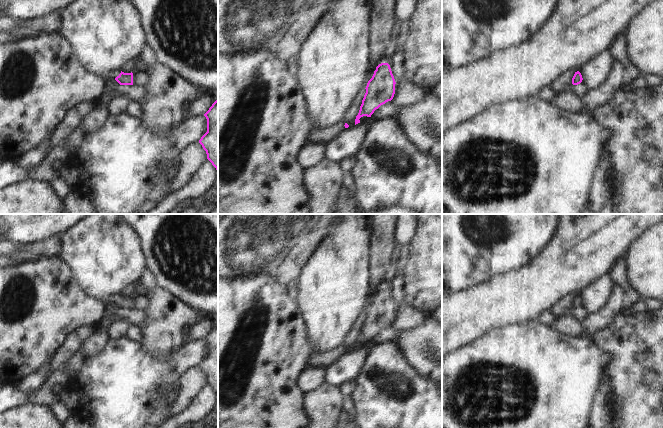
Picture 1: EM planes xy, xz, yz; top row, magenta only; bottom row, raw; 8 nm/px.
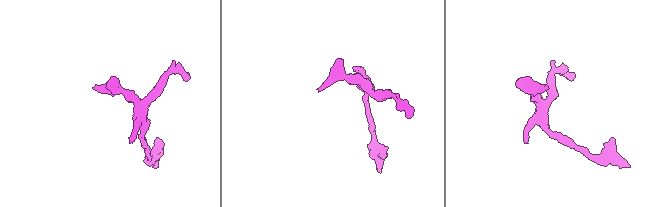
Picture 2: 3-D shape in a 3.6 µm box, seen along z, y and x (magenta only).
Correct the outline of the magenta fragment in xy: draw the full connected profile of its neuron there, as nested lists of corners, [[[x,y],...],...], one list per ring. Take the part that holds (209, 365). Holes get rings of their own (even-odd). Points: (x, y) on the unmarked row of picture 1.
[[[218,324],[204,338],[207,343],[207,356],[201,361],[199,367],[206,375],[207,383],[218,393]]]

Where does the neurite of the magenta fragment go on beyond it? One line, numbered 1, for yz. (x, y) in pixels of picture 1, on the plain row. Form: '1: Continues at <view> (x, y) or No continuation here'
1: No continuation here

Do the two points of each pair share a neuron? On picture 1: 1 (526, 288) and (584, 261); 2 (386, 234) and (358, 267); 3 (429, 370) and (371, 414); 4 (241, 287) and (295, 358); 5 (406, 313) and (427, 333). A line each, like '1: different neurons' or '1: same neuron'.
1: same neuron
2: different neurons
3: different neurons
4: same neuron
5: different neurons

